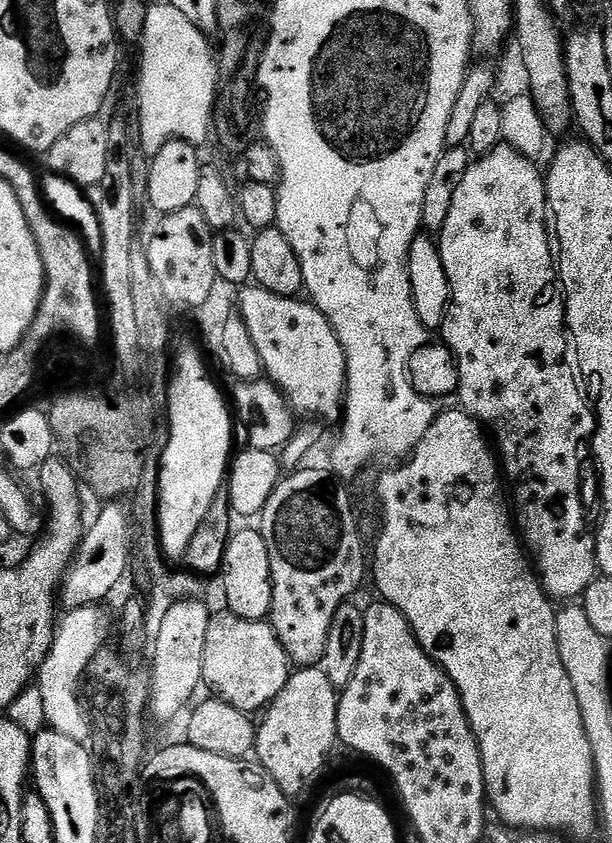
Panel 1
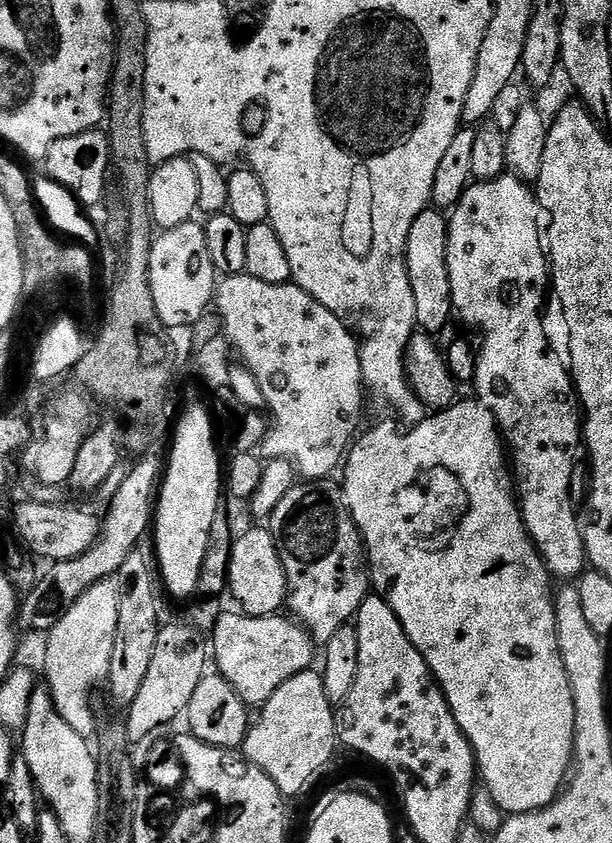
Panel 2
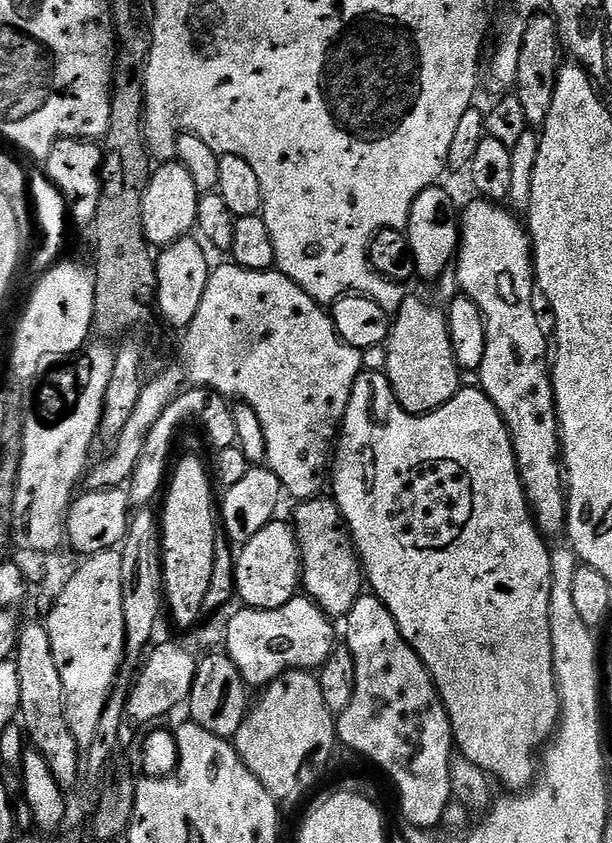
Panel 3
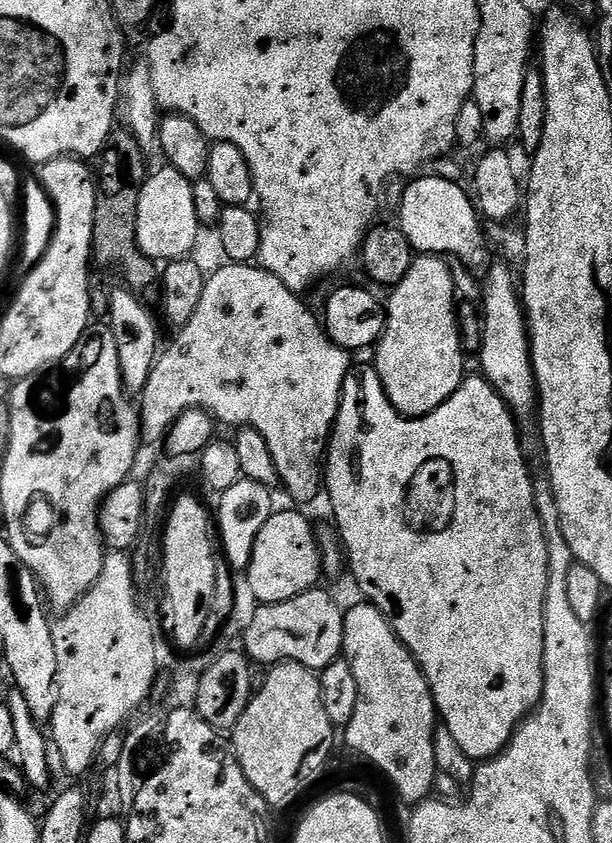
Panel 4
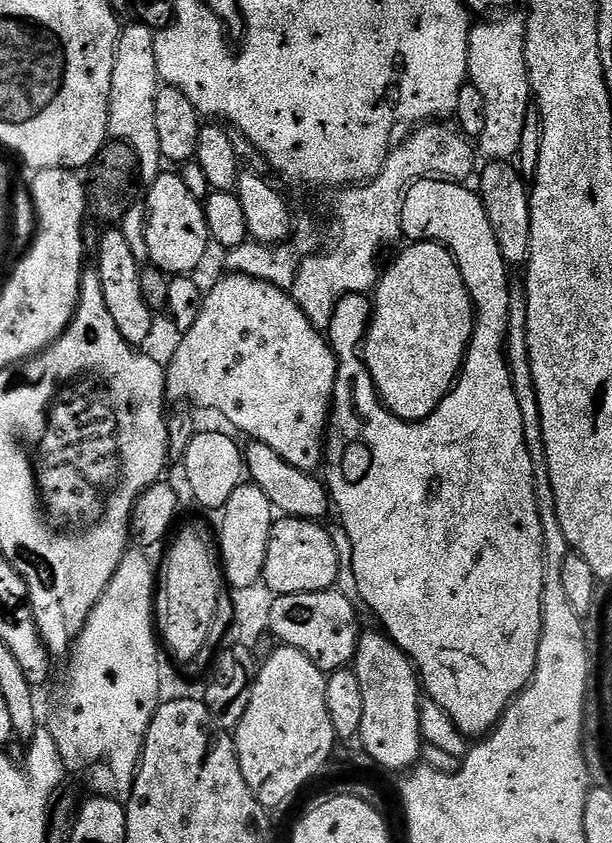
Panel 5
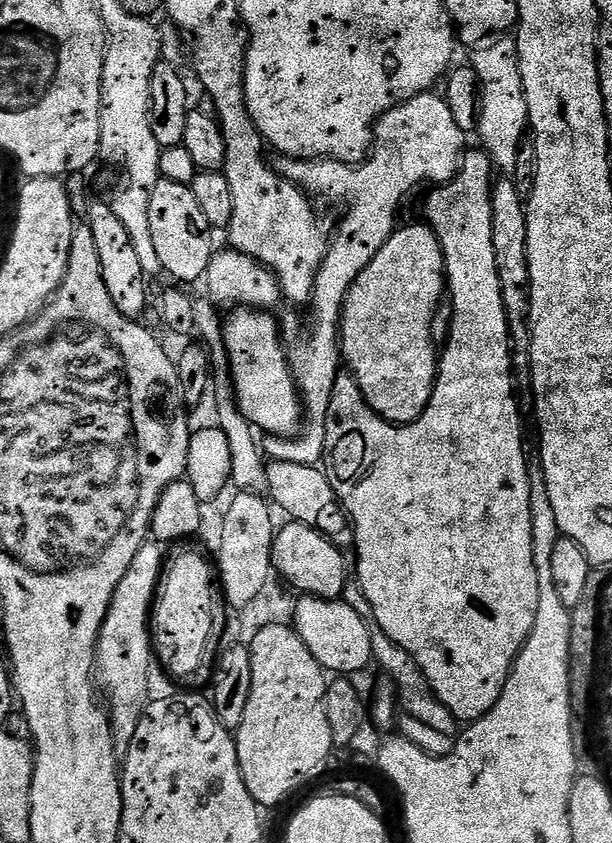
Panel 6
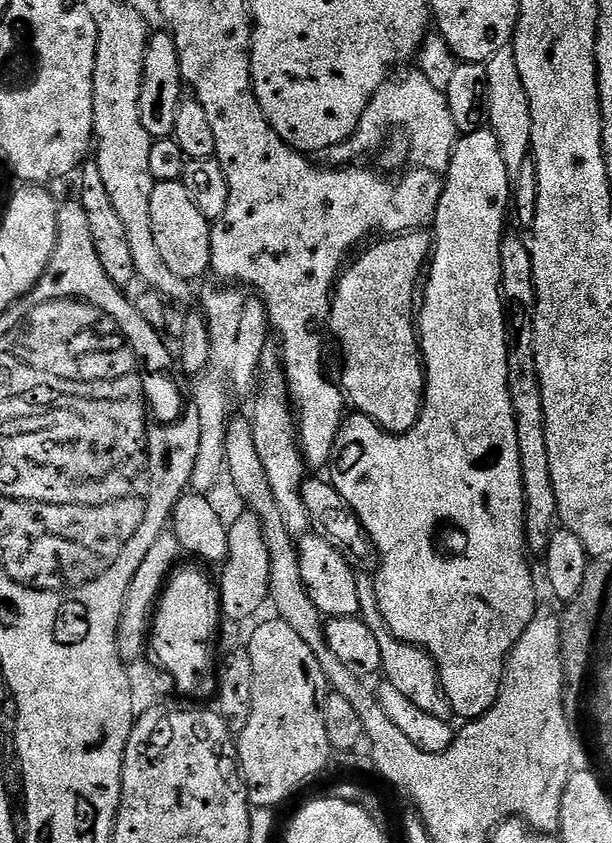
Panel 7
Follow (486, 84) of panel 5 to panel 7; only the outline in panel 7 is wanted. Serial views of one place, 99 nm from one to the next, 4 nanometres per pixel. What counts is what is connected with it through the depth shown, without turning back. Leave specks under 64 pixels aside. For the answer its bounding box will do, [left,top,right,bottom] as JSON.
[487,45,532,181]

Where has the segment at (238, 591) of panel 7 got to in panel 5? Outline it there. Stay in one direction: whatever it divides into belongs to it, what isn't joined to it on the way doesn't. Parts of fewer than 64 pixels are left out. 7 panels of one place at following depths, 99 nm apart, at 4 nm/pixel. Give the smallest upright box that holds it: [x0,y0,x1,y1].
[218,482,274,590]

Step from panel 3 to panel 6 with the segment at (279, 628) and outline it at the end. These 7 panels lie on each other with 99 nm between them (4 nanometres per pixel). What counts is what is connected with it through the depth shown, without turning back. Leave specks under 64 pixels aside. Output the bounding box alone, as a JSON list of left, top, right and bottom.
[291,595,373,674]

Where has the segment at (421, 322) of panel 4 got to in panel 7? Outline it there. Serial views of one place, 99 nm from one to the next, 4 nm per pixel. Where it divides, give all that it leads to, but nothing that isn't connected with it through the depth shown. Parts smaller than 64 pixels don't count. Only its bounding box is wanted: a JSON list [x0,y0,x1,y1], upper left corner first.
[327,230,434,435]

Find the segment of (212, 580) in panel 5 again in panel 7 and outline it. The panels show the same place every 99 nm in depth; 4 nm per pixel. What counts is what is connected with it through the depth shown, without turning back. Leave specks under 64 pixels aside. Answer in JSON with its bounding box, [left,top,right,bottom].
[150,572,222,694]

